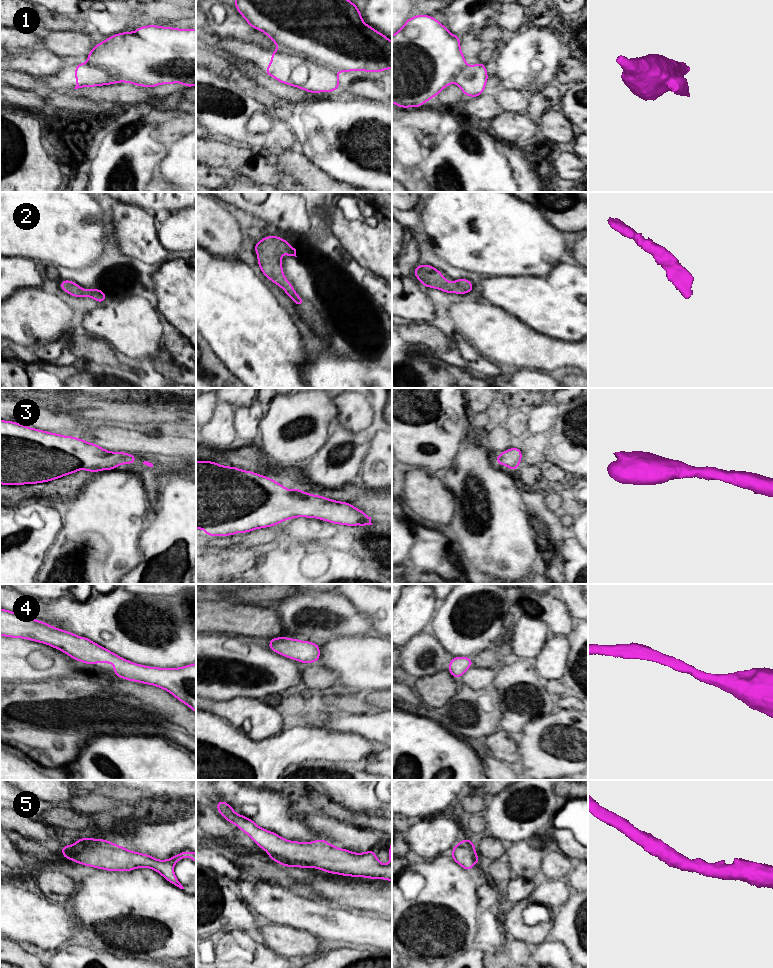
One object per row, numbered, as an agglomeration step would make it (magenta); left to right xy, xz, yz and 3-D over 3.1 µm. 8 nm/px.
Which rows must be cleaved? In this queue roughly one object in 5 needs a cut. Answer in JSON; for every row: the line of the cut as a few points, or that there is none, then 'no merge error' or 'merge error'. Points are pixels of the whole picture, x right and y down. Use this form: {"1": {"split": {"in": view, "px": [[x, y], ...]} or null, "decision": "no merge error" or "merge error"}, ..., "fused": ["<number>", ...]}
{"1": {"split": {"in": "xz", "px": [[284, 50], [329, 67], [335, 72]]}, "decision": "merge error"}, "2": {"split": null, "decision": "no merge error"}, "3": {"split": null, "decision": "no merge error"}, "4": {"split": null, "decision": "no merge error"}, "5": {"split": null, "decision": "no merge error"}, "fused": ["1"]}

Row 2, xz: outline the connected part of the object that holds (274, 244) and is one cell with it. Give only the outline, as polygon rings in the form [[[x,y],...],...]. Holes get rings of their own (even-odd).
[[[267,236],[255,244],[254,250],[259,256],[257,262],[262,273],[276,285],[281,287],[297,306],[305,301],[297,295],[292,284],[285,278],[281,265],[283,252],[286,256],[296,256],[296,249],[289,241],[278,236]]]

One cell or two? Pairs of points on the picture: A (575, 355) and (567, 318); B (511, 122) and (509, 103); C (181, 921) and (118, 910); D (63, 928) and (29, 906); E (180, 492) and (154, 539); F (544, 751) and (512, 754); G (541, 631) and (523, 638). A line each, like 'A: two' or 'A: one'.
A: two
B: two
C: one
D: one
E: one
F: two
G: one

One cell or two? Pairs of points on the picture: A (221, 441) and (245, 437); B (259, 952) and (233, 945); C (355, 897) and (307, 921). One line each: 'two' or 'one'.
A: two
B: one
C: two

